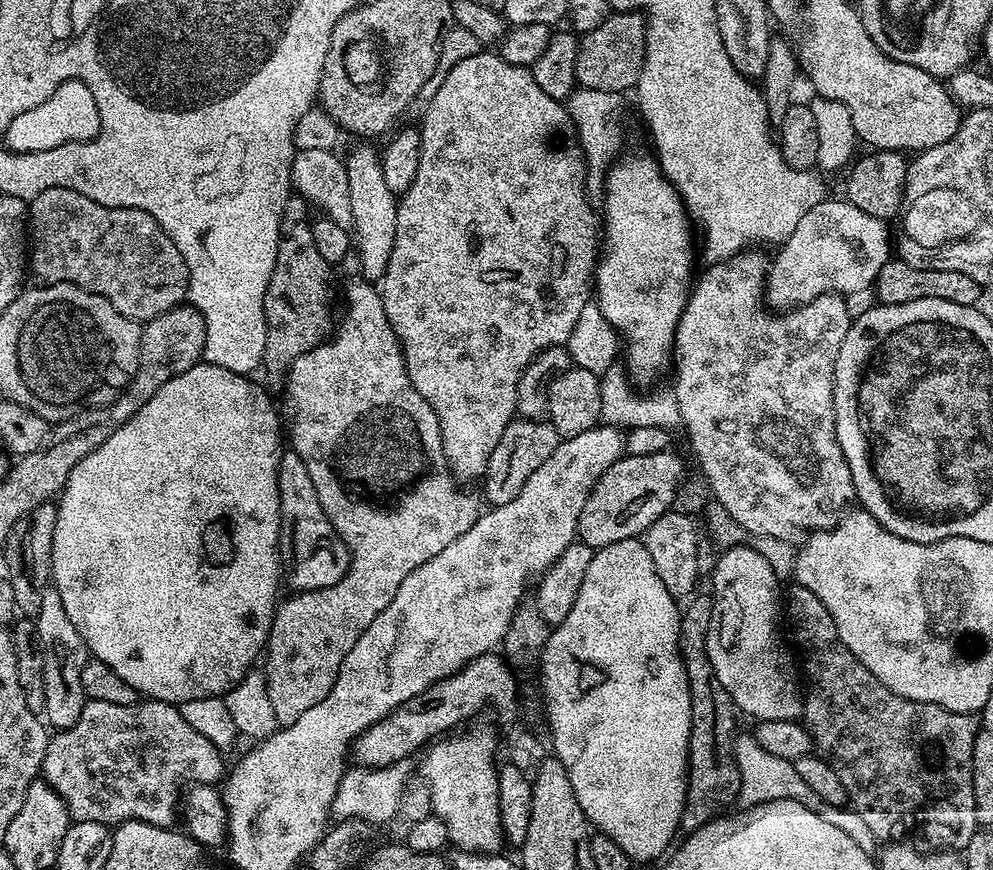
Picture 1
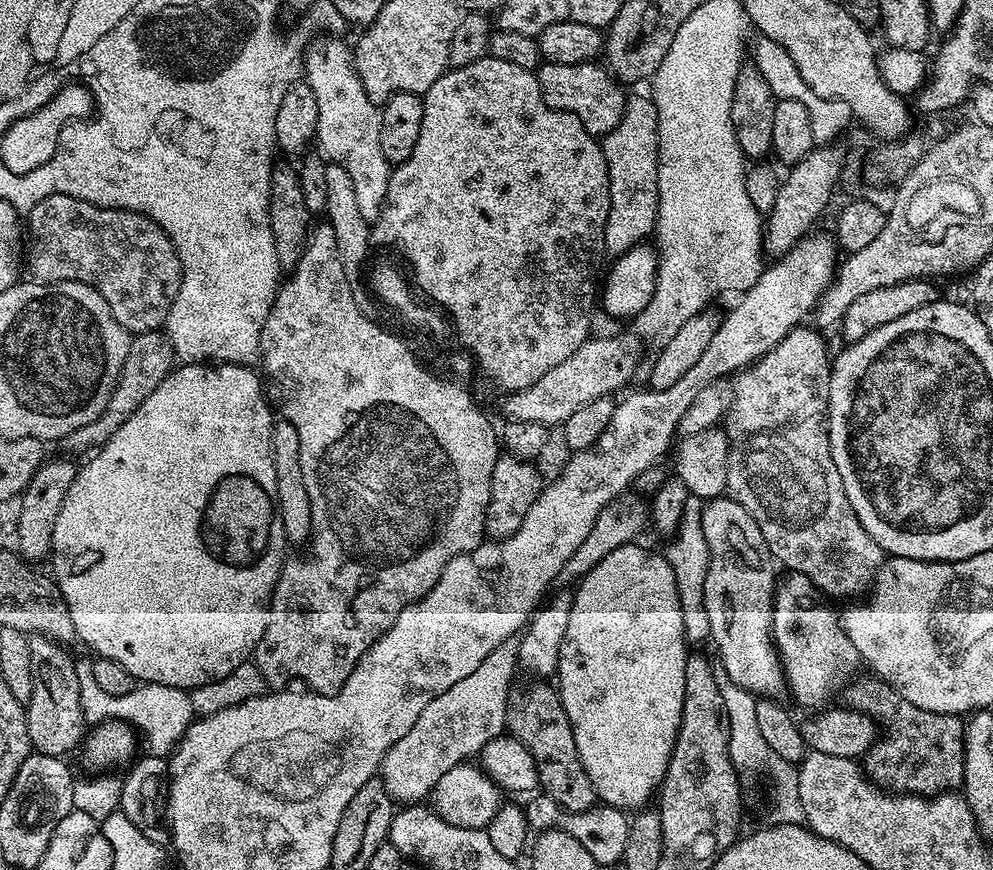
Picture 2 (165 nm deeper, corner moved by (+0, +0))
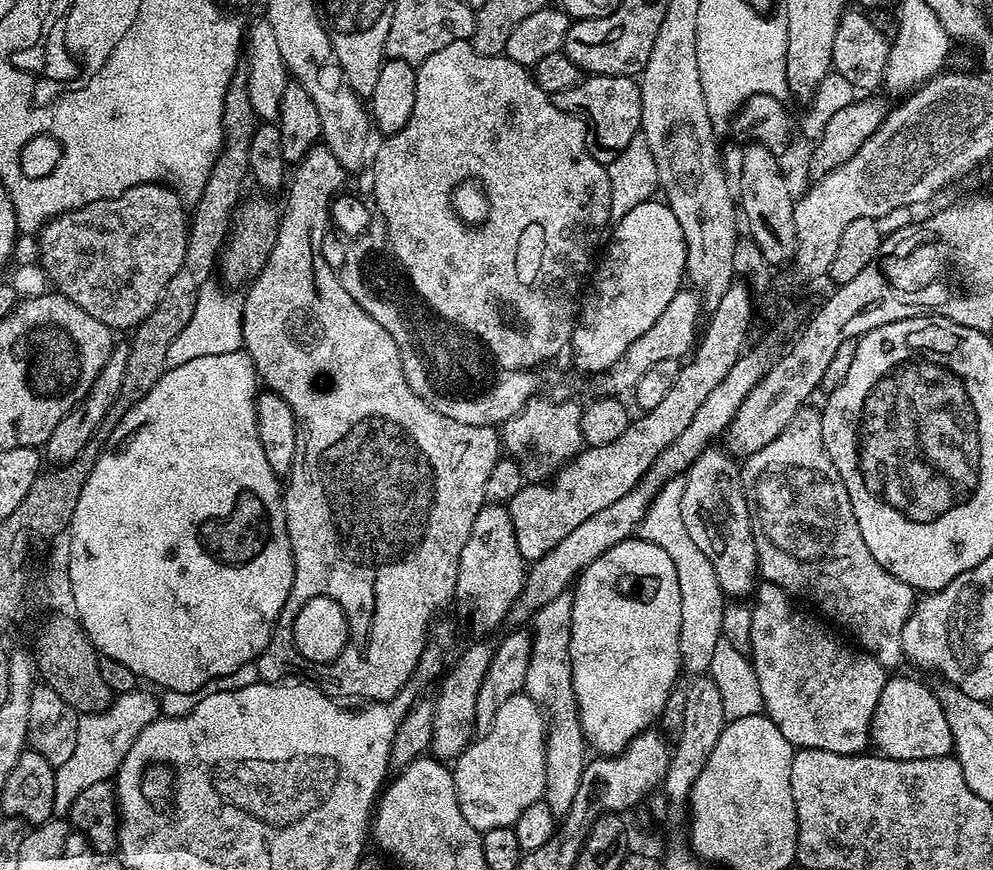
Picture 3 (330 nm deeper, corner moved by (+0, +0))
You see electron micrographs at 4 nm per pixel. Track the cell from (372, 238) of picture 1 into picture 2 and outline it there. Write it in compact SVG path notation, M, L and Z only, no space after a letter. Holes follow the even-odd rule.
M340 38L328 39L332 40L316 40L309 48L307 45L303 49L304 71L302 76L310 86L310 90L314 92L315 101L318 102L318 126L316 127L315 143L325 161L342 166L346 170L346 174L350 174L350 182L354 186L354 199L358 202L358 211L362 214L362 218L374 222L380 216L384 205L390 171L386 154L382 154L382 145L379 144L382 131L380 108L362 90L362 82L356 73L353 49L349 45L347 48Z

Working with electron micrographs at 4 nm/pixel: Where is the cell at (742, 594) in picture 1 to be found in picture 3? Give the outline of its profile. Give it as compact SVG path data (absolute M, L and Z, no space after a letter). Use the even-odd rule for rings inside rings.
M709 446L691 464L683 477L682 522L694 538L698 550L710 558L718 586L725 597L744 598L758 584L756 539L752 537L752 519L740 481L741 465L720 446Z

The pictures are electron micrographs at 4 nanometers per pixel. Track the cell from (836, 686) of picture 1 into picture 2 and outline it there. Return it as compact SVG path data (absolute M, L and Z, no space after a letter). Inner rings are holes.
M860 674L845 687L842 700L845 705L872 717L881 729L888 728L888 733L881 735L869 752L862 757L865 776L884 791L905 796L927 796L929 798L959 789L964 782L964 726L960 716L938 714L906 702L898 690L894 690L885 680L875 674Z

